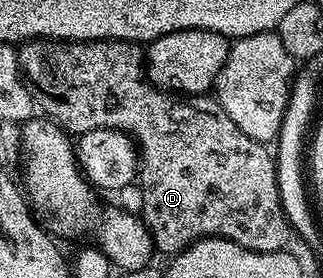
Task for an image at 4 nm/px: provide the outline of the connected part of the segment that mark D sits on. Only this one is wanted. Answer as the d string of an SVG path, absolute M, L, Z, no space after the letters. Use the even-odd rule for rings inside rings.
M26 40L24 44L17 48L17 61L21 67L21 74L24 77L25 83L29 87L29 92L33 96L33 101L36 107L44 113L48 119L52 120L54 124L64 128L66 132L70 134L80 134L86 132L87 130L103 130L104 128L114 128L120 132L126 132L128 136L132 136L134 144L137 145L137 151L139 153L139 185L141 184L141 209L139 209L139 215L145 222L145 229L151 234L153 239L153 247L158 253L166 252L166 257L172 258L177 255L178 252L183 252L185 249L190 248L196 240L204 240L211 236L218 236L220 240L230 240L235 242L239 246L243 246L247 250L252 252L280 252L286 247L285 244L291 237L291 225L287 214L285 213L285 207L281 201L281 191L279 190L279 182L277 181L277 162L274 153L270 151L266 145L260 144L258 140L252 140L247 138L247 134L243 134L243 130L239 130L239 126L235 126L235 122L231 122L231 117L227 115L227 110L223 110L223 106L219 106L219 102L212 95L209 94L193 94L188 98L177 98L181 100L174 99L170 93L166 92L164 88L156 88L155 85L150 82L147 75L147 69L145 67L145 52L143 51L142 45L140 43L131 40Z

